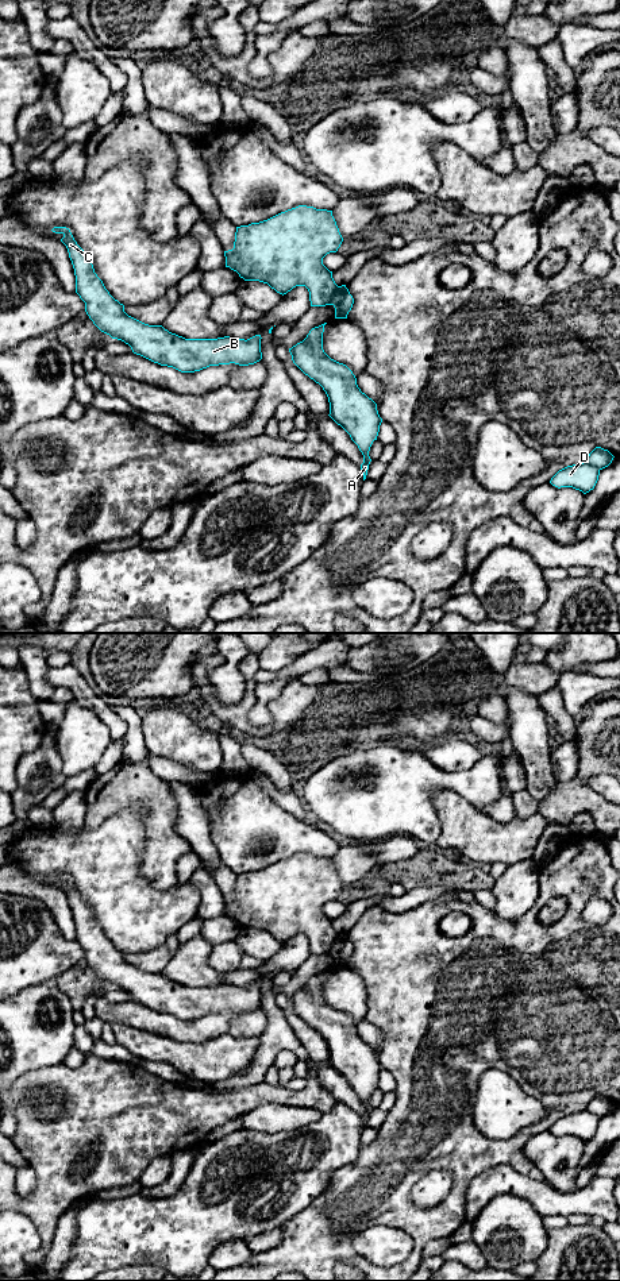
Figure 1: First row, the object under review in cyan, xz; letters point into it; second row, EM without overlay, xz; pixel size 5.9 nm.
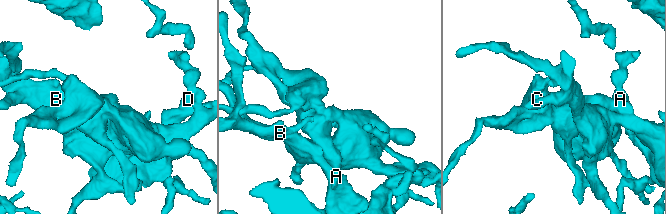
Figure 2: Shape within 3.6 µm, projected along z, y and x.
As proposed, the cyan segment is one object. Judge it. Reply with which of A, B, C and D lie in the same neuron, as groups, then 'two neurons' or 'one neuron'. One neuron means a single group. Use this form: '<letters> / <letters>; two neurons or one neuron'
A D / B C; two neurons

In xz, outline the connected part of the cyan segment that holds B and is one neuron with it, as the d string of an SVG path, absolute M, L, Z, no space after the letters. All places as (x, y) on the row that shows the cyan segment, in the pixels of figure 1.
M54 227L62 234L76 275L76 293L85 302L93 324L112 339L128 344L134 354L181 373L195 373L209 366L235 363L249 366L262 359L261 335L247 340L236 337L185 339L162 325L145 324L124 312L95 273L93 265L66 227Z

